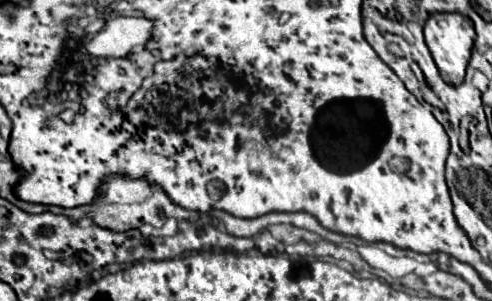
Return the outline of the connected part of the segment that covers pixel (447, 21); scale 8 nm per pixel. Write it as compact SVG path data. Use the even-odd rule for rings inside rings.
M433 14L425 24L425 42L441 78L457 86L465 78L475 30L471 20L459 14Z

